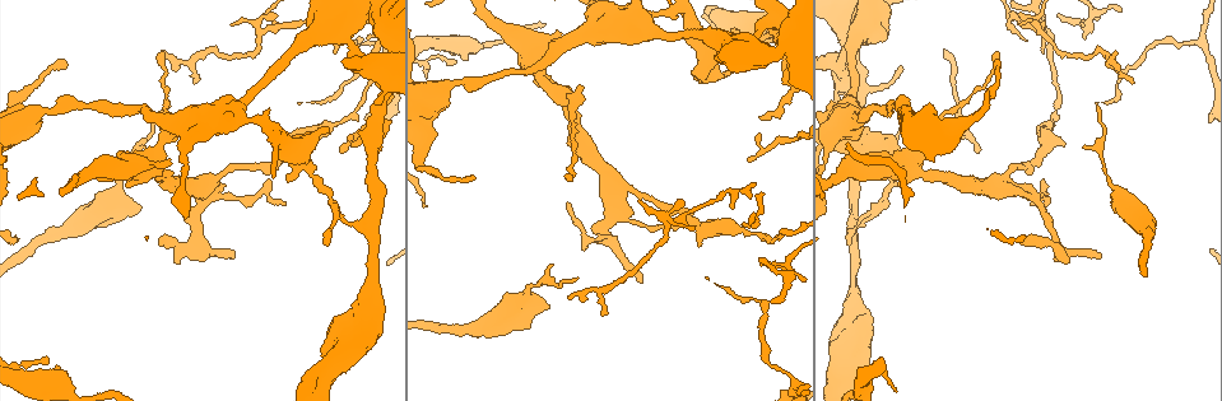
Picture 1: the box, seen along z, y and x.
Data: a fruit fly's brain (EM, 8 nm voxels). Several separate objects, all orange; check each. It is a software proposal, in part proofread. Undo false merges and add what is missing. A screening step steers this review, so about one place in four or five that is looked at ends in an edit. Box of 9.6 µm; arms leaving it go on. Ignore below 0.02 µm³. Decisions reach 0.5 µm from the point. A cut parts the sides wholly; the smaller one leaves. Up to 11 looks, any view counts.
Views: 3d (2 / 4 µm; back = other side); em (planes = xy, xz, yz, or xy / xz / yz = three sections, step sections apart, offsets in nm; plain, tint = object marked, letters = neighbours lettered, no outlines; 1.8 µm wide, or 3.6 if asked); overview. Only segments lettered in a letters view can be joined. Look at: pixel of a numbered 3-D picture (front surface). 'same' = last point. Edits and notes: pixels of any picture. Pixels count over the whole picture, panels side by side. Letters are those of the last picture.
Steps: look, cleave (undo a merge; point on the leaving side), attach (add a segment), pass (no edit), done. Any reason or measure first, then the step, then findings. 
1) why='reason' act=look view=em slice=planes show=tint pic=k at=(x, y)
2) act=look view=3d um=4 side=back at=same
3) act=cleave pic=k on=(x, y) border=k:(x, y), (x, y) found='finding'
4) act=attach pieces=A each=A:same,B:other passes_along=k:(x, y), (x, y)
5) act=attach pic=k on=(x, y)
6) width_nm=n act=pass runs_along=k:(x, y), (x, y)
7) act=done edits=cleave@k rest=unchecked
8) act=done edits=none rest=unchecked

why='tapers out' act=look view=3d um=2 pic=1 at=(1131, 83)

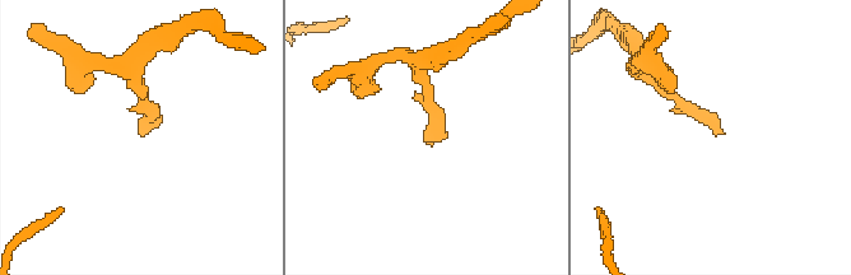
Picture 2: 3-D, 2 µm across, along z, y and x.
why='now the EM' act=look view=em slice=xz step=8 show=letters pic=2 at=(139, 132)

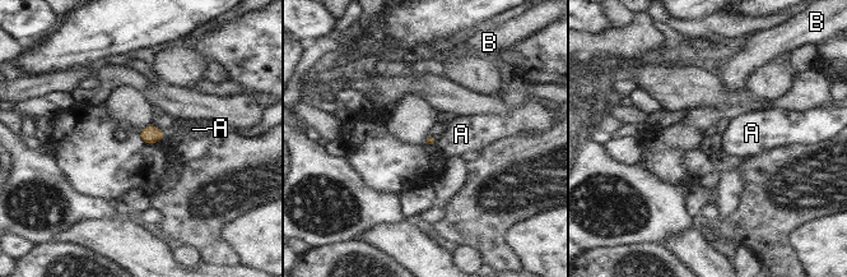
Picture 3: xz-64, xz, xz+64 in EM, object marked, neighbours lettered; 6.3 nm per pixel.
width_nm=70 act=pass each=A:other,B:other border=3:(166, 132), (156, 143) found='no lettered segment goes on from it'

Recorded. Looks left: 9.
why='an open end' act=look view=3d um=4 pic=1 at=(584, 249)

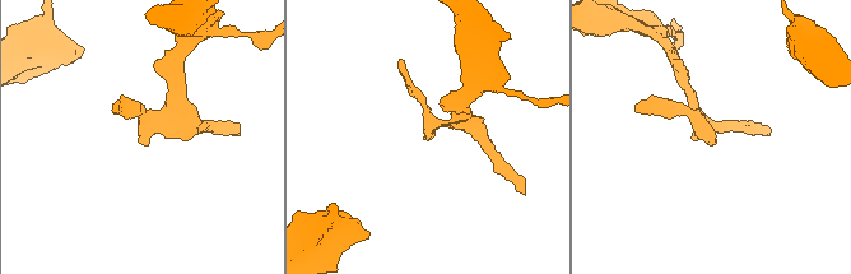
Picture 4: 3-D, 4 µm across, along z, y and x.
why='shape alone is not enough' act=look view=em slice=xz step=8 show=tint pic=4 at=(715, 142)

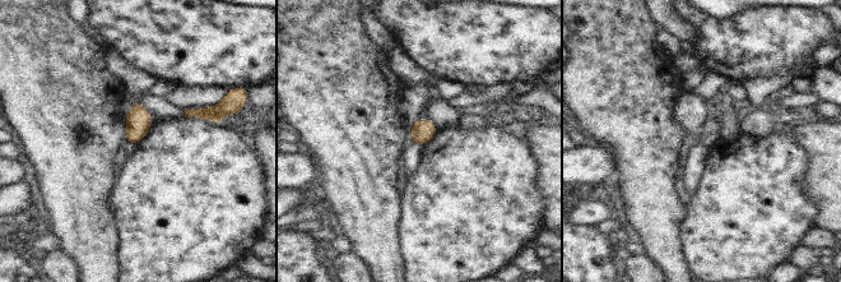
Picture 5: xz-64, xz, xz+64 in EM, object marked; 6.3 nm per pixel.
act=look view=em slice=planes show=letters at=same

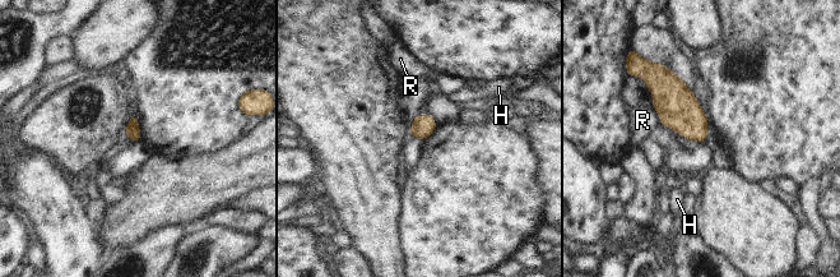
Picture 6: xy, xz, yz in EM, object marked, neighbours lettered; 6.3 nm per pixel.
act=pass each=H:other,R:other border=6:(653, 106), (660, 124) found='none of them fits'

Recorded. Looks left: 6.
why='three-way junction' act=look view=3d um=2 pic=1 at=(1190, 42)

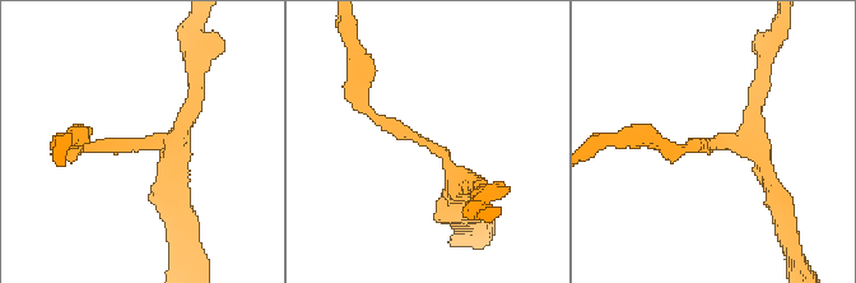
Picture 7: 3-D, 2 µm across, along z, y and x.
why='shape alone is not enough' act=look view=em slice=xy step=16 show=letters pic=7 at=(711, 142)

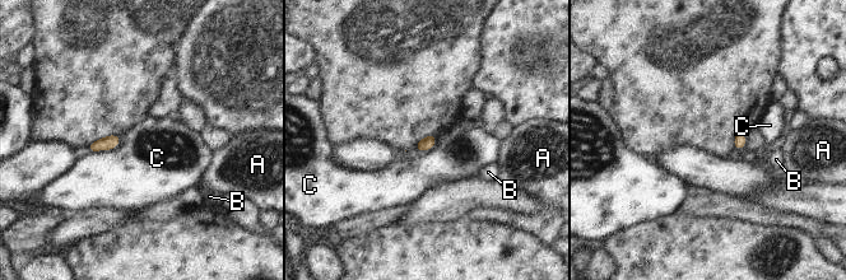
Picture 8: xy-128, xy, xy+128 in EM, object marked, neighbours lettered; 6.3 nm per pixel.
act=pass each=A:other,B:other,C:other border=8:(120, 135), (114, 148), (89, 152) found='one neuron here'

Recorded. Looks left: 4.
why='sharp bend' act=look view=3d um=2 pic=1 at=(257, 31)

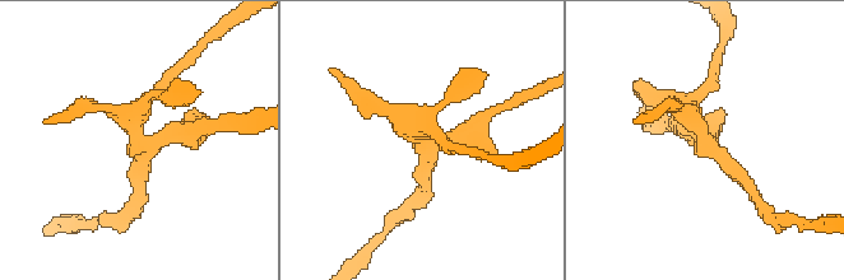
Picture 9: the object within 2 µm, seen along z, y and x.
why='need the tissue' act=look view=em slice=planes show=plain pic=9 at=(423, 138)

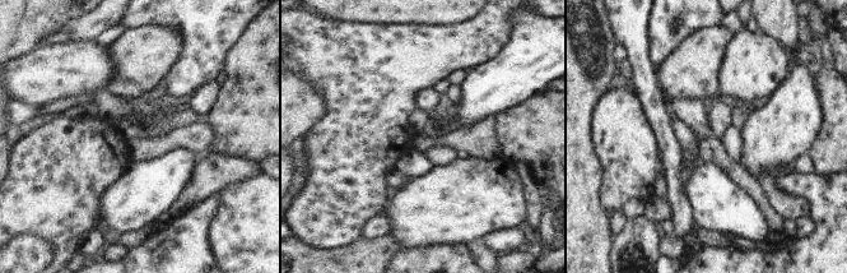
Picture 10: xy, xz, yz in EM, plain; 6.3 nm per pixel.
act=look view=em slice=planes show=letters at=same

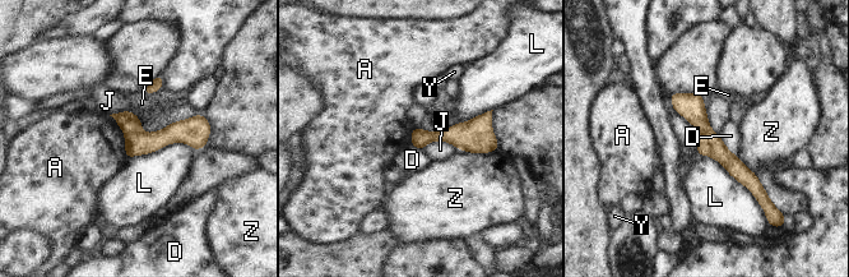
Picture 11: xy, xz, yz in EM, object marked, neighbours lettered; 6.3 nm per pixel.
act=cleave pic=11 on=(126, 120) each=A:other,D:other,E:other,J:other,L:other,Y:other,Z:other border=11:(140, 129), (129, 132), (125, 135) found='two neurons meet here'

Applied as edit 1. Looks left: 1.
act=done edits=cleave@11 rest=unchecked

